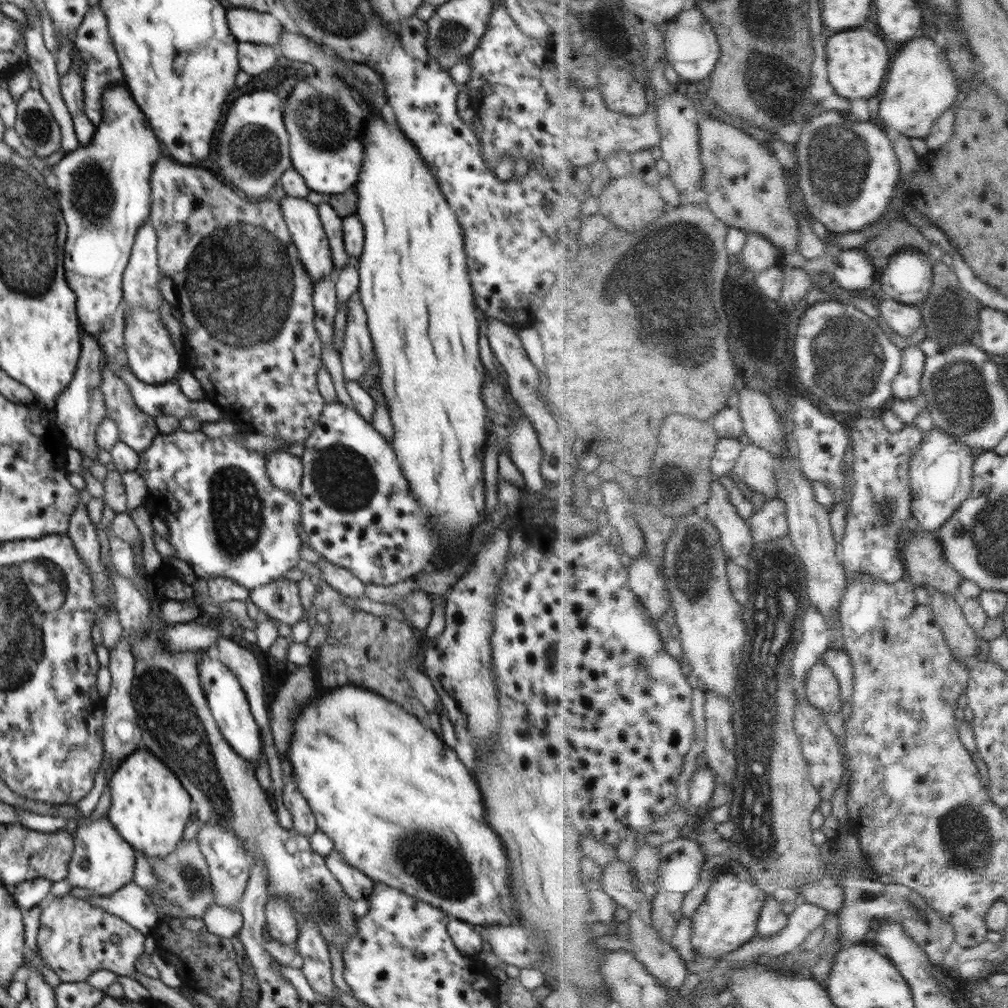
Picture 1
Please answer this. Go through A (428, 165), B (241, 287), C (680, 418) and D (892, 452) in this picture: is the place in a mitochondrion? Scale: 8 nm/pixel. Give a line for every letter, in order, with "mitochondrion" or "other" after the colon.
A: other
B: mitochondrion
C: other
D: other

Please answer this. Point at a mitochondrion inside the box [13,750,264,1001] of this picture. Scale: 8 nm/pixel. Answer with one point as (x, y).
(195, 882)

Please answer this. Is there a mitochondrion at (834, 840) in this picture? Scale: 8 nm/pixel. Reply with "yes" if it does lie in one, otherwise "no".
no

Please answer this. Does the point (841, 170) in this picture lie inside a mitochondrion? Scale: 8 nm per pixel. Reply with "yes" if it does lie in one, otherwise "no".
yes

